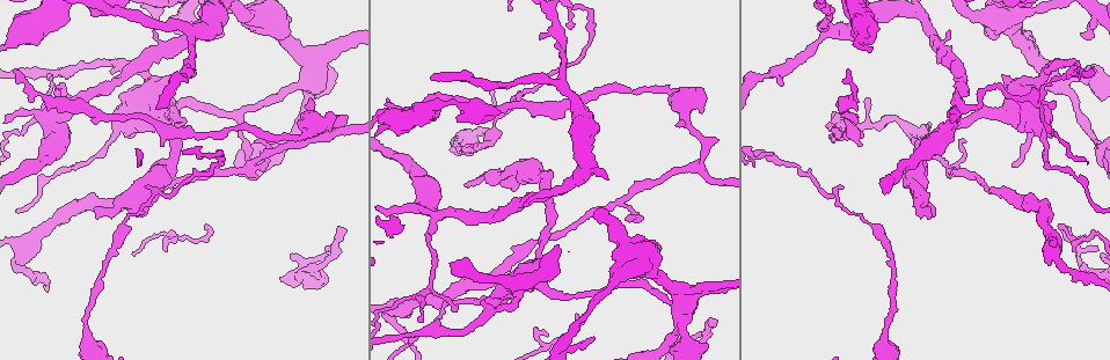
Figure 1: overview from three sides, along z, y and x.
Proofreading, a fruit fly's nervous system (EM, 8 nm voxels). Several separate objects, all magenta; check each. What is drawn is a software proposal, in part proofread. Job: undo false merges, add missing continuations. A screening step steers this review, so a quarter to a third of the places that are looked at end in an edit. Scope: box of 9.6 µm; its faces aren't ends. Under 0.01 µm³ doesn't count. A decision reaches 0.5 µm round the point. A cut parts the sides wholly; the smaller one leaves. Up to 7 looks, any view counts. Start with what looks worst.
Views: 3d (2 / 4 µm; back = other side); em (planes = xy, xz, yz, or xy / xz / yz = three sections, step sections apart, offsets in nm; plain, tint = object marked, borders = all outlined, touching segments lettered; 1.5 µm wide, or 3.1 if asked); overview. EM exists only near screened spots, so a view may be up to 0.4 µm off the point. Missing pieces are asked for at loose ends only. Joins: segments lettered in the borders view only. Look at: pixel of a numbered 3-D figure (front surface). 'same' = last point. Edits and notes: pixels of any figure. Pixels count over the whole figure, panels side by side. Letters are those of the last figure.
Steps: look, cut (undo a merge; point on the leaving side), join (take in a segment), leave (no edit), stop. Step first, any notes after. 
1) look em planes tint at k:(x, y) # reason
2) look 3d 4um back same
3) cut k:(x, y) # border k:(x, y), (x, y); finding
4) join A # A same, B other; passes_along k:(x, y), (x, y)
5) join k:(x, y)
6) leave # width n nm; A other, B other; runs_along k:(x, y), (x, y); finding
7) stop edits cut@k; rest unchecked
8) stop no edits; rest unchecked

look em planes borders at 1:(757, 154) # abrupt turn

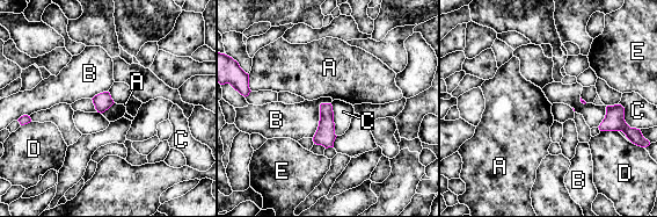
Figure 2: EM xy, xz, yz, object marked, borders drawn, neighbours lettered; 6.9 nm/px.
leave # A other, B other, C other, D other, E other; border 2:(619, 103), (623, 120), (639, 129); continuous, no second neuron

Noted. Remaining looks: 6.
look em xz step 8 tint at 1:(64, 112) # thick turns thin

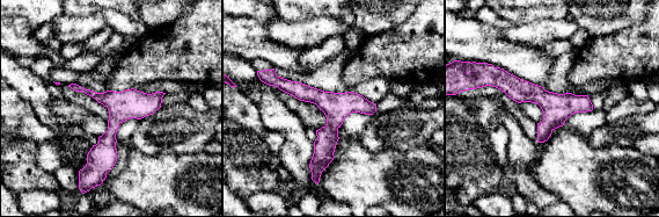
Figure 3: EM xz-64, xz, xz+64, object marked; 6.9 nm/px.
look em planes borders same # cut it another way

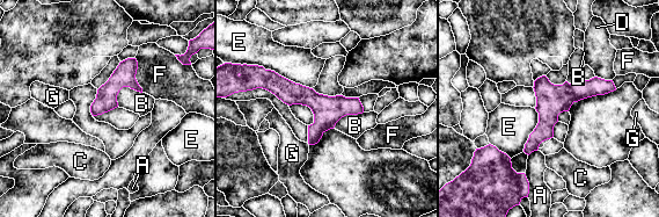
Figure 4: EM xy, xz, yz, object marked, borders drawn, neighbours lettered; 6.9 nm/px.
leave # width 150 nm; A other, B other, C other, D other, E other, F other, G other; continuous, no second neuron

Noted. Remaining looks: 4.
look 3d 2um at 1:(250, 163)

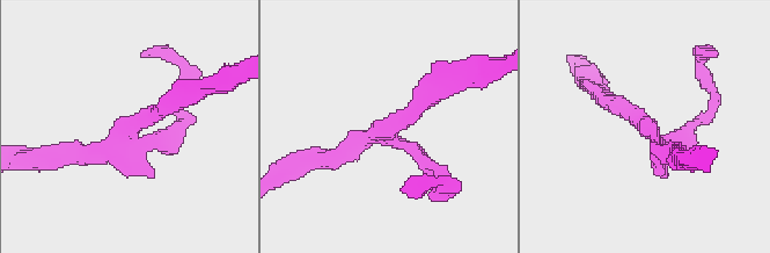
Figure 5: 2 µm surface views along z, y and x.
look em planes borders at 5:(652, 137) # now the EM

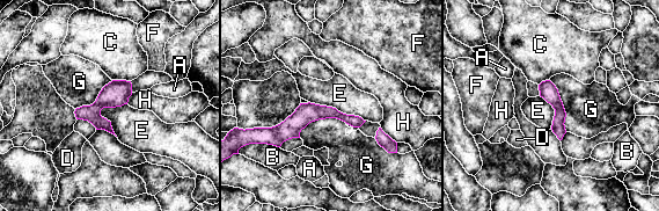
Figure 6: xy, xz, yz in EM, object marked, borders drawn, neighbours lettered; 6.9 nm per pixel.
leave # A other, B other, C other, D other, E other, F other, G other, H other; runs_along 6:(359, 121), (306, 113), (269, 132); one neuron here

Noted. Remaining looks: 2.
stop no edits; rest unchecked

